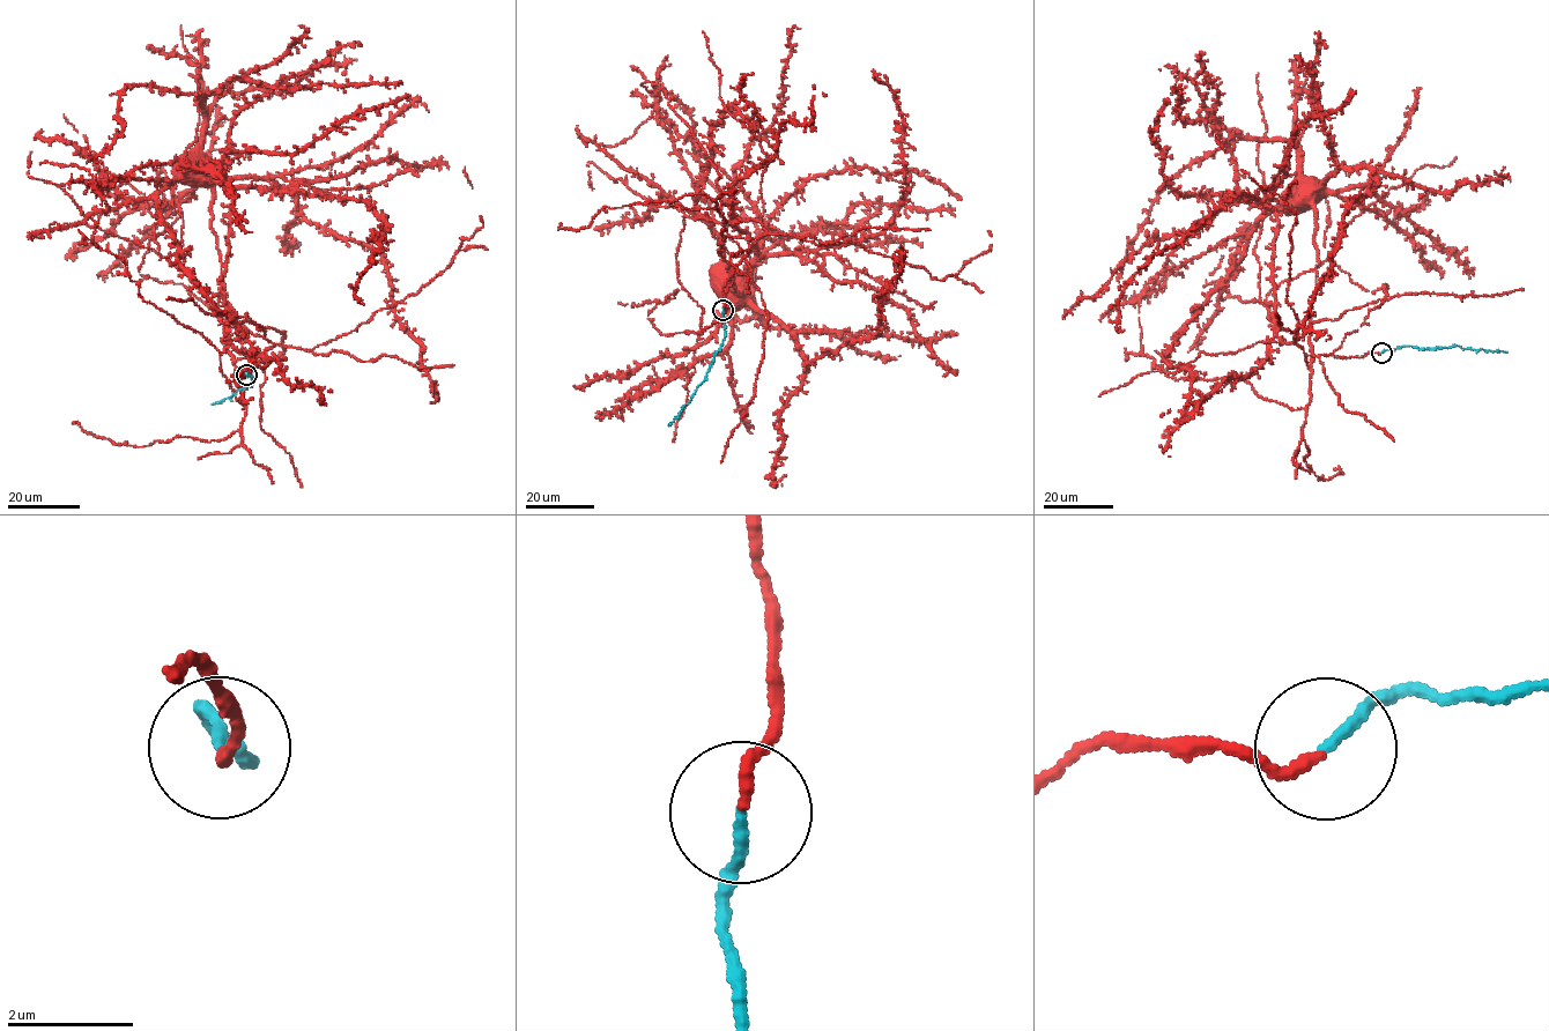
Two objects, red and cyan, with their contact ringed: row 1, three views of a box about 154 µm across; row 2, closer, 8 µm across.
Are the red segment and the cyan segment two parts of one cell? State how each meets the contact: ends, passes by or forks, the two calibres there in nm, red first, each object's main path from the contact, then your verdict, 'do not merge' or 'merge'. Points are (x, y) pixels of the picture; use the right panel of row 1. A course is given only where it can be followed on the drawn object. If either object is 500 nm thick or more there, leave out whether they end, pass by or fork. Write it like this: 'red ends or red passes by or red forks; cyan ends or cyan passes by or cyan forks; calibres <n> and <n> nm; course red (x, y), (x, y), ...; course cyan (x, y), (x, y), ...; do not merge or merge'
red ends; cyan ends; calibres 170 and 160 nm; course red (1381, 354), (1348, 358), (1307, 355), (1307, 364), (1318, 260), (1316, 208), (1301, 190); course cyan (1381, 353), (1407, 346), (1430, 349), (1457, 345), (1506, 351); merge

